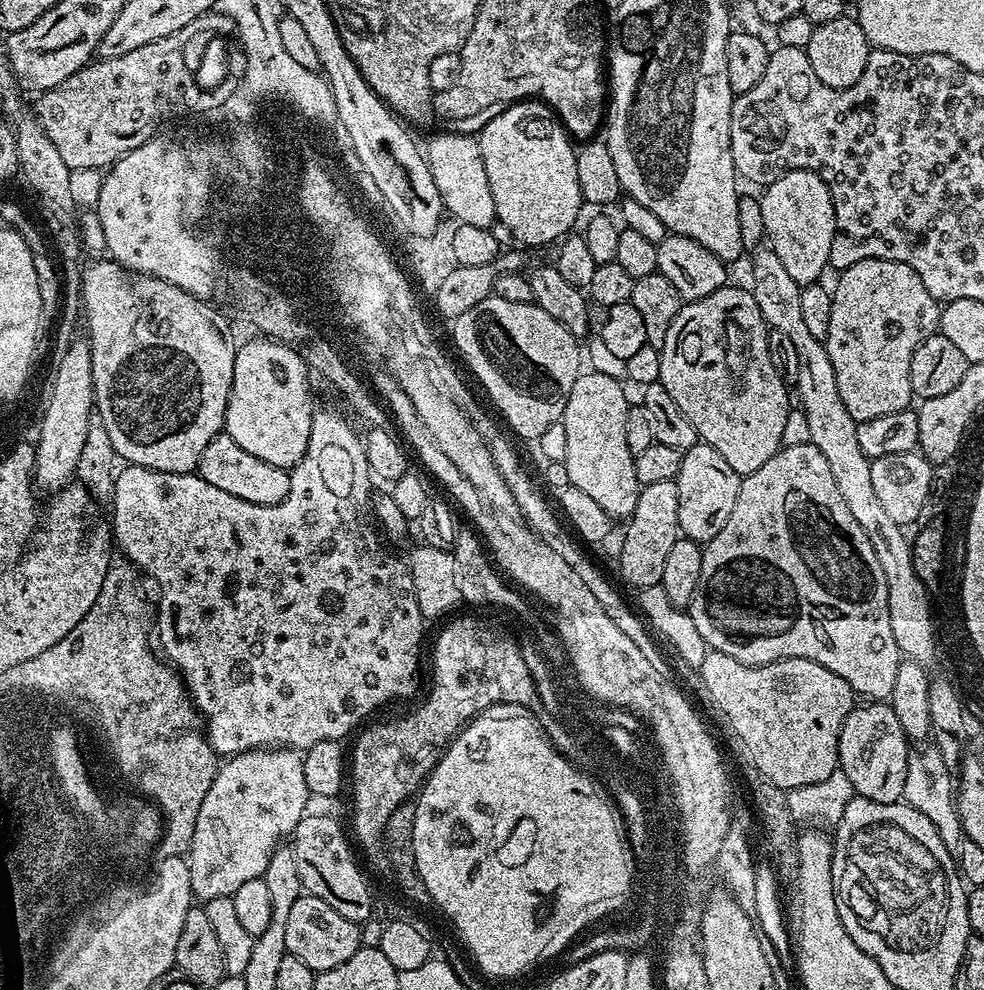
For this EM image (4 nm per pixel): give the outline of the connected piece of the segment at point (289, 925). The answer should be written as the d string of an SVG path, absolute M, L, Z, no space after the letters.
M302 894L290 906L290 918L286 918L284 925L286 926L284 947L287 955L298 958L317 974L330 970L334 966L342 966L346 958L353 956L362 947L361 925L338 914L334 906L326 906L322 898Z

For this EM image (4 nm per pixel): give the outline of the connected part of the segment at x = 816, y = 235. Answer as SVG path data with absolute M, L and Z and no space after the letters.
M806 170L777 175L774 183L759 197L767 243L778 254L782 266L801 286L817 283L824 268L829 267L830 246L836 233L834 202L820 176Z

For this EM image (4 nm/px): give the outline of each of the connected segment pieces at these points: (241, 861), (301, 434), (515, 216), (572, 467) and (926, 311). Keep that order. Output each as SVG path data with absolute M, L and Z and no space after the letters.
M263 748L252 749L249 752L241 752L233 757L229 757L217 769L210 790L208 790L204 801L202 801L202 807L200 808L200 812L198 812L198 818L196 820L194 836L191 840L190 850L186 858L188 861L188 869L190 870L190 884L193 897L197 901L207 902L218 897L232 896L245 882L261 879L266 866L269 864L269 858L272 857L276 848L278 848L279 844L283 841L281 839L287 839L294 829L297 828L297 824L301 818L307 813L308 808L306 808L306 806L308 800L310 801L310 793L305 784L303 757L297 751L290 748Z
M271 338L256 339L248 340L241 348L235 349L234 378L226 406L224 432L238 442L246 454L254 454L254 458L262 458L262 462L291 470L304 457L310 442L314 405L308 397L308 380L304 377L309 375L310 369L296 348Z
M529 98L507 105L480 129L478 139L482 150L482 166L486 166L486 178L490 178L490 194L494 194L497 221L506 223L517 245L548 244L551 240L556 242L577 227L576 219L584 199L578 186L576 148L568 131L547 104Z
M593 370L581 371L576 377L574 386L570 386L564 397L564 415L562 423L566 430L566 458L562 471L568 475L567 483L573 488L582 490L582 494L590 494L598 506L602 506L613 518L627 518L632 515L636 505L638 485L634 474L634 457L626 444L626 420L630 409L628 396L624 393L623 383L614 377Z
M870 258L862 262L854 262L854 266L843 269L837 276L840 277L836 280L836 288L831 289L832 309L830 310L830 330L828 331L826 347L830 354L830 362L834 366L834 378L838 384L838 398L842 398L842 406L846 406L846 414L850 414L850 418L854 418L857 422L870 418L882 418L895 412L903 412L911 405L908 403L913 403L914 400L910 386L910 358L914 358L914 350L917 346L927 336L933 335L939 329L941 305L930 294L930 290L926 290L926 286L922 286L922 278L918 278L918 274L914 274L914 270L910 270L910 266L897 260Z

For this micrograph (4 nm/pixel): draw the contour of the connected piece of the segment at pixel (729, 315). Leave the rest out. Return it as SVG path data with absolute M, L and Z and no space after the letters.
M725 286L714 290L714 294L706 294L706 298L689 300L681 307L680 313L670 322L670 334L666 334L666 342L660 349L660 378L659 384L666 386L666 394L674 398L674 403L678 405L678 410L686 414L686 422L694 426L697 437L703 443L714 446L722 458L726 458L726 463L741 477L754 474L754 470L759 470L774 454L782 447L782 429L786 427L786 418L790 411L788 405L789 385L778 370L774 370L774 362L770 362L770 350L768 349L768 333L770 331L768 323L762 318L762 310L758 310L758 302L754 302L751 291L747 287L732 288Z

